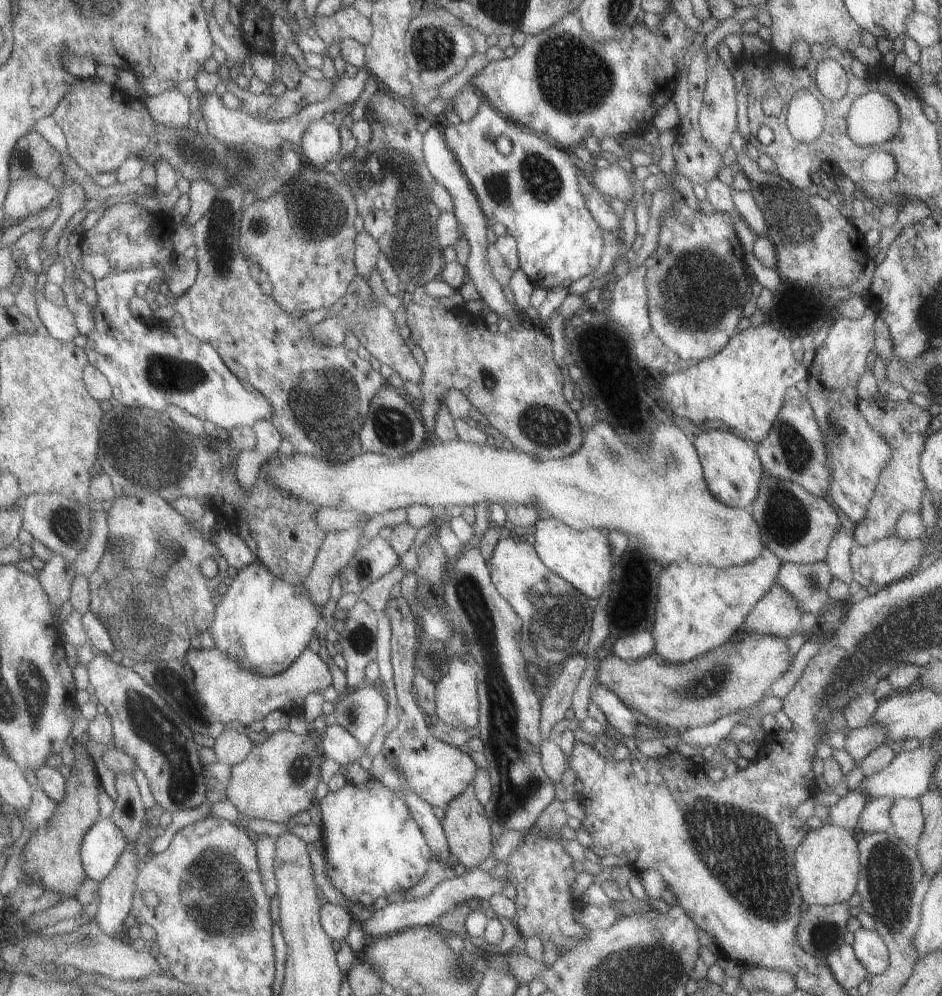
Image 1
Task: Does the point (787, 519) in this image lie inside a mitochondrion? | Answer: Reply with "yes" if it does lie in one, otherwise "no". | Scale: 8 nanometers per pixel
yes

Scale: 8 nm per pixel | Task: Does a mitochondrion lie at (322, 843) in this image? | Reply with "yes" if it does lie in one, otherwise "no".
no

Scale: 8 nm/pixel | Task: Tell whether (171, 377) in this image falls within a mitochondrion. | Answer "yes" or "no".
yes

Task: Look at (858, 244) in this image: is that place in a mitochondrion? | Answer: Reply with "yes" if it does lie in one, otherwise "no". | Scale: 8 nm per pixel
no

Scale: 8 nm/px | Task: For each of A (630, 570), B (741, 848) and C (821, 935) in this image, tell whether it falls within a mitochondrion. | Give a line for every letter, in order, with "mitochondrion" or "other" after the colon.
A: other
B: mitochondrion
C: mitochondrion

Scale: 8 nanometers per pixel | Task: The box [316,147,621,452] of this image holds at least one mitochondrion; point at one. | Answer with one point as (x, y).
(414, 241)

